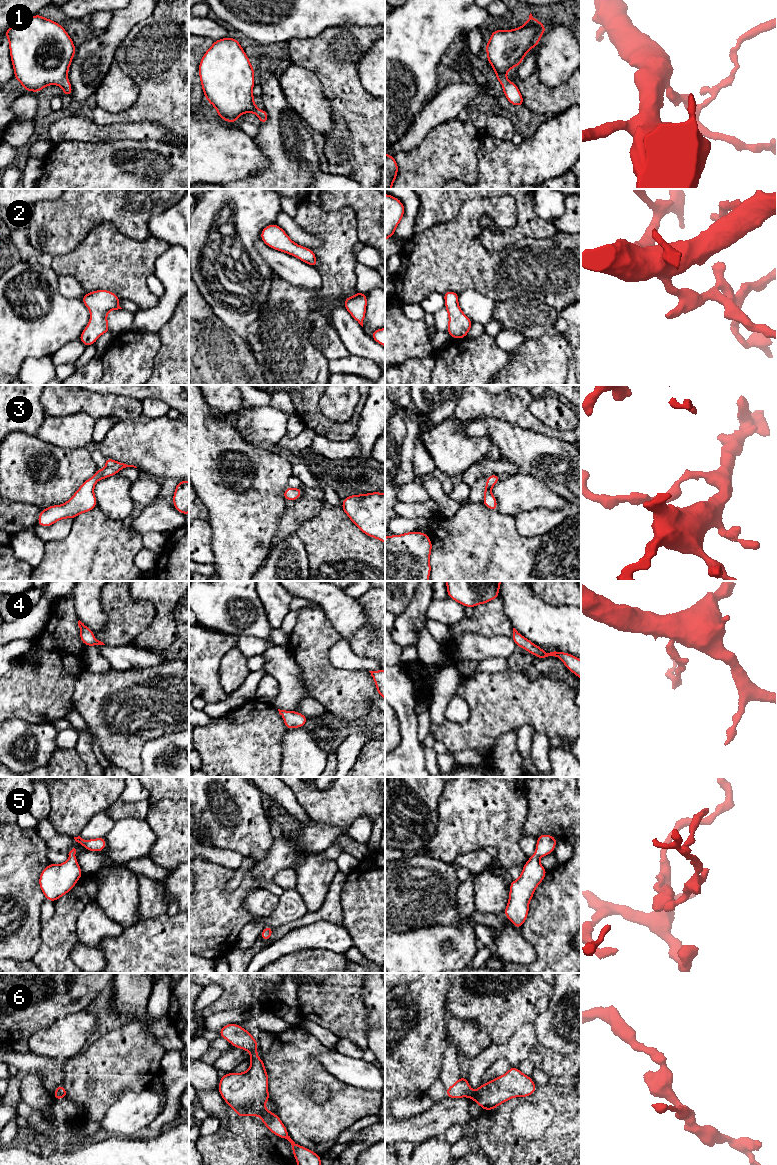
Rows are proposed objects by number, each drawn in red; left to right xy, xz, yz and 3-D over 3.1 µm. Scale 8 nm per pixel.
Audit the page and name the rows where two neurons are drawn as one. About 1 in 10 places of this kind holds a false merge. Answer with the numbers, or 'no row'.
no row

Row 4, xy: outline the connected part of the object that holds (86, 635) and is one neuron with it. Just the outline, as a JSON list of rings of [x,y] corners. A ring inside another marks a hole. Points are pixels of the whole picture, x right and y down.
[[[80,620],[78,621],[78,626],[80,628],[80,639],[85,646],[105,645],[103,642],[95,639],[92,630],[85,626]]]

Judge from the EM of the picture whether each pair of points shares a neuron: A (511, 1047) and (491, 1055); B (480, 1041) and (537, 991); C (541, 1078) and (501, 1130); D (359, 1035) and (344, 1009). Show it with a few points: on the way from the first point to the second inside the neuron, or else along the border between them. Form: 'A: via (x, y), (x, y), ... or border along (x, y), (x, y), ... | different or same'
A: border along (503, 1046), (504, 1057) | different
B: border along (468, 1021), (474, 1022), (491, 1041) | different
C: border along (548, 1082), (537, 1086) | different
D: via (355, 1029), (345, 1015) | same

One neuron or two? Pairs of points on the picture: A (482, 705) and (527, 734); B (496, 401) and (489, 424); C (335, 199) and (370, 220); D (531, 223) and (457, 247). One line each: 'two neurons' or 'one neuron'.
A: two neurons
B: two neurons
C: one neuron
D: two neurons

